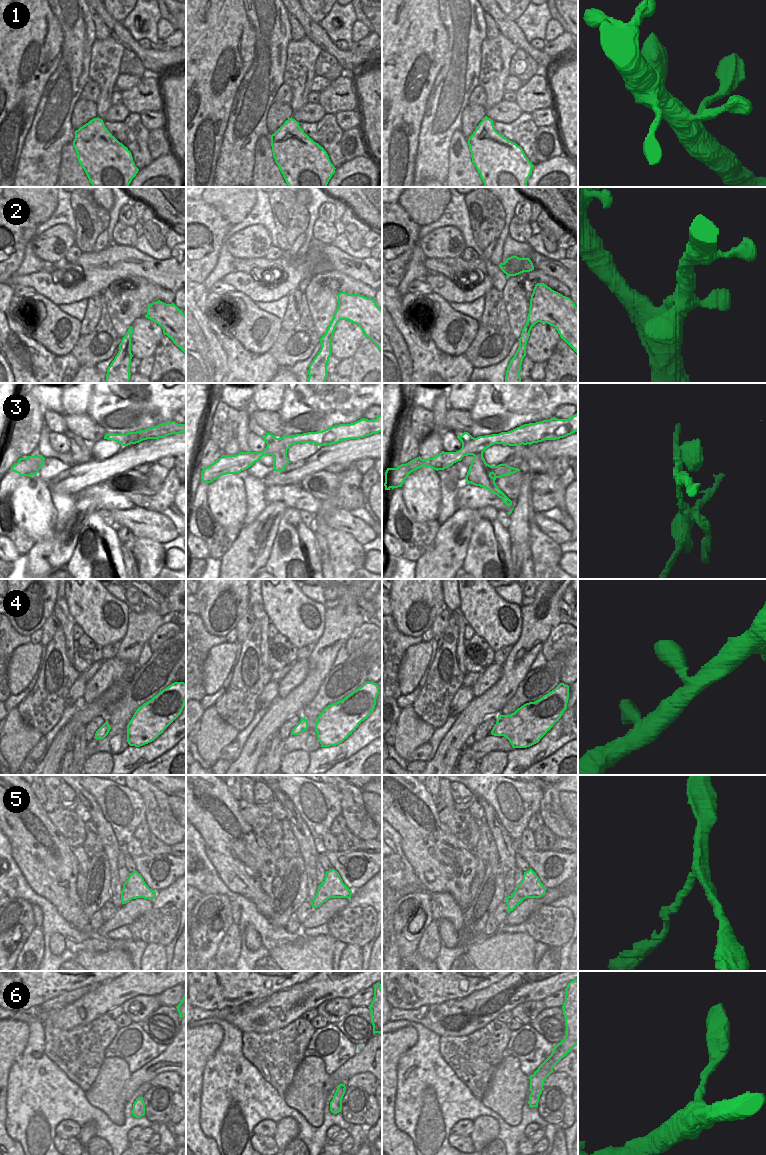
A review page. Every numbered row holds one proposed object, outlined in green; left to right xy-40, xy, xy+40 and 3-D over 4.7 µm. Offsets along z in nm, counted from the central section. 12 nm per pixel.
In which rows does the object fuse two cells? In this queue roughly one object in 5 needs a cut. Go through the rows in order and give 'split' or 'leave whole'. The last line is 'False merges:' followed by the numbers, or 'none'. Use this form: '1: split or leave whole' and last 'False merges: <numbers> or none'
1: leave whole
2: leave whole
3: split
4: leave whole
5: leave whole
6: leave whole
False merges: 3

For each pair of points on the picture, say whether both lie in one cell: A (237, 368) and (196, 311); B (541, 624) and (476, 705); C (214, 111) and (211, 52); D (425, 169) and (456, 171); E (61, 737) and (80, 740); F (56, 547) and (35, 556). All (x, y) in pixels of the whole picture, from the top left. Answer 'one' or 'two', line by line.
A: one
B: one
C: one
D: two
E: two
F: one

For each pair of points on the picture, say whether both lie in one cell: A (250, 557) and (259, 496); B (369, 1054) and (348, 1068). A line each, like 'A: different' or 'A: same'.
A: different
B: same

